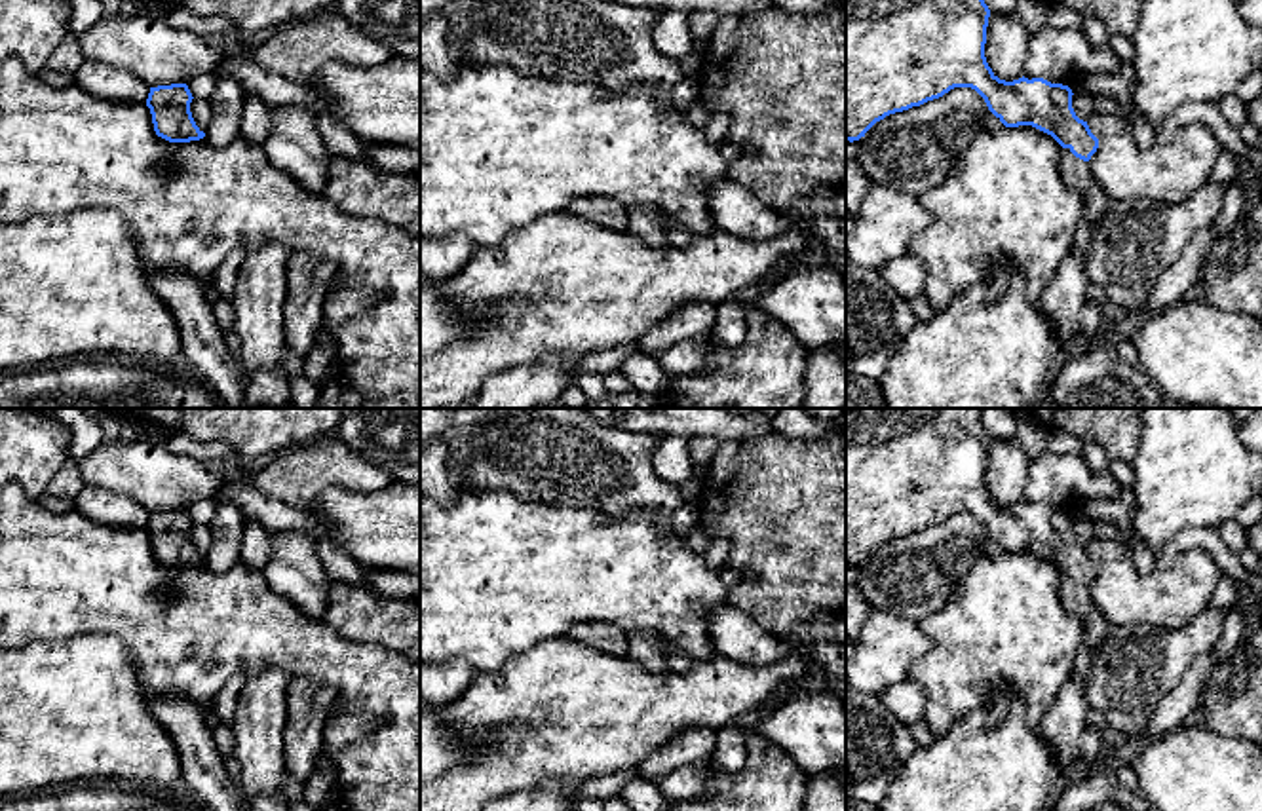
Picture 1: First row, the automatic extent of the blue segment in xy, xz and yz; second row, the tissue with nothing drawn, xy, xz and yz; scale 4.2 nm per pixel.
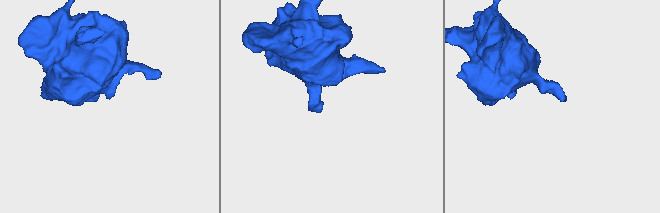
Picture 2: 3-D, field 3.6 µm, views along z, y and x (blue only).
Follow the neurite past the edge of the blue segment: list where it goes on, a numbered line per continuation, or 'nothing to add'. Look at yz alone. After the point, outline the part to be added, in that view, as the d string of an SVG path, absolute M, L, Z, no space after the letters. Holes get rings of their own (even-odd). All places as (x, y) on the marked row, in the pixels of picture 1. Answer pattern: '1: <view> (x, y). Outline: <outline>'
1: yz (1063, 301). Outline: M1062 148L1061 177L1083 199L1083 217L1076 230L1072 251L1045 287L1038 306L1057 329L1066 357L1080 349L1080 319L1091 289L1091 281L1085 275L1091 228L1102 218L1114 199L1099 186L1089 161L1076 158L1070 148Z

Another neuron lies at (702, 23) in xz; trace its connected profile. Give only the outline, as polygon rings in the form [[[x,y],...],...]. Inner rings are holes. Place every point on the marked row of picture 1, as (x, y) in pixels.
[[[694,11],[688,15],[692,40],[701,47],[701,55],[718,17],[717,11]]]

